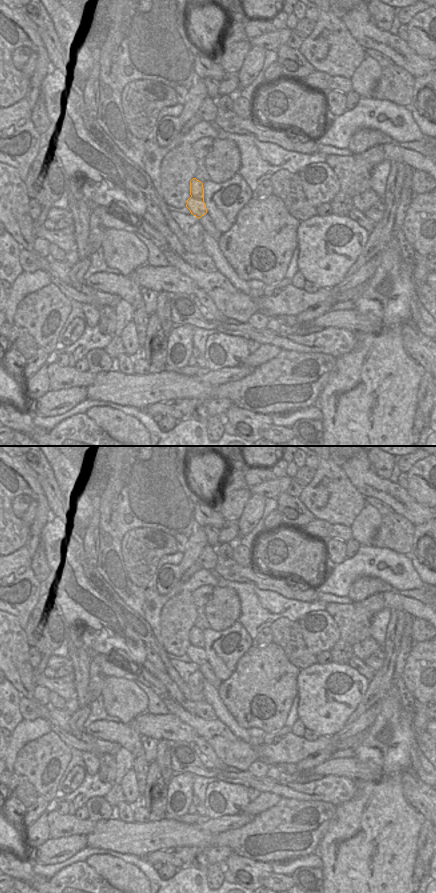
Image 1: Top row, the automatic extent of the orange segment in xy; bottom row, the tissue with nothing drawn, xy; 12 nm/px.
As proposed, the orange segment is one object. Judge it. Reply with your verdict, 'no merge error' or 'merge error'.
merge error

